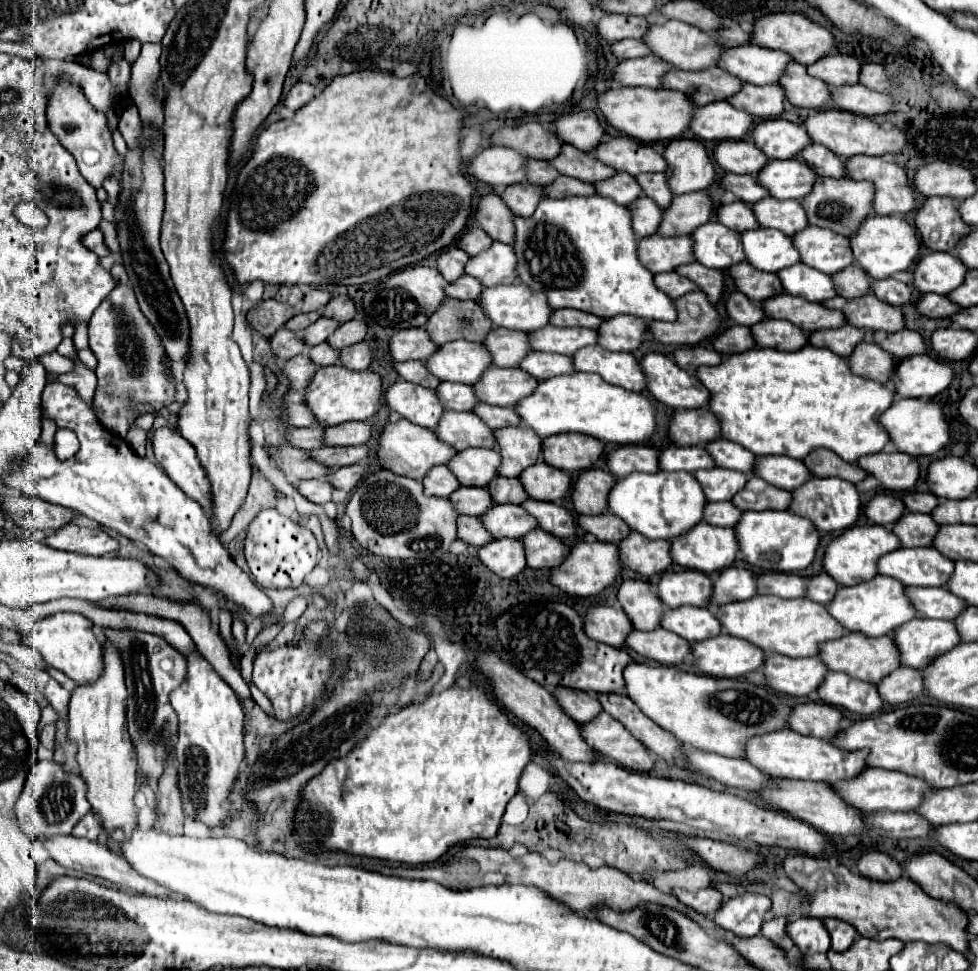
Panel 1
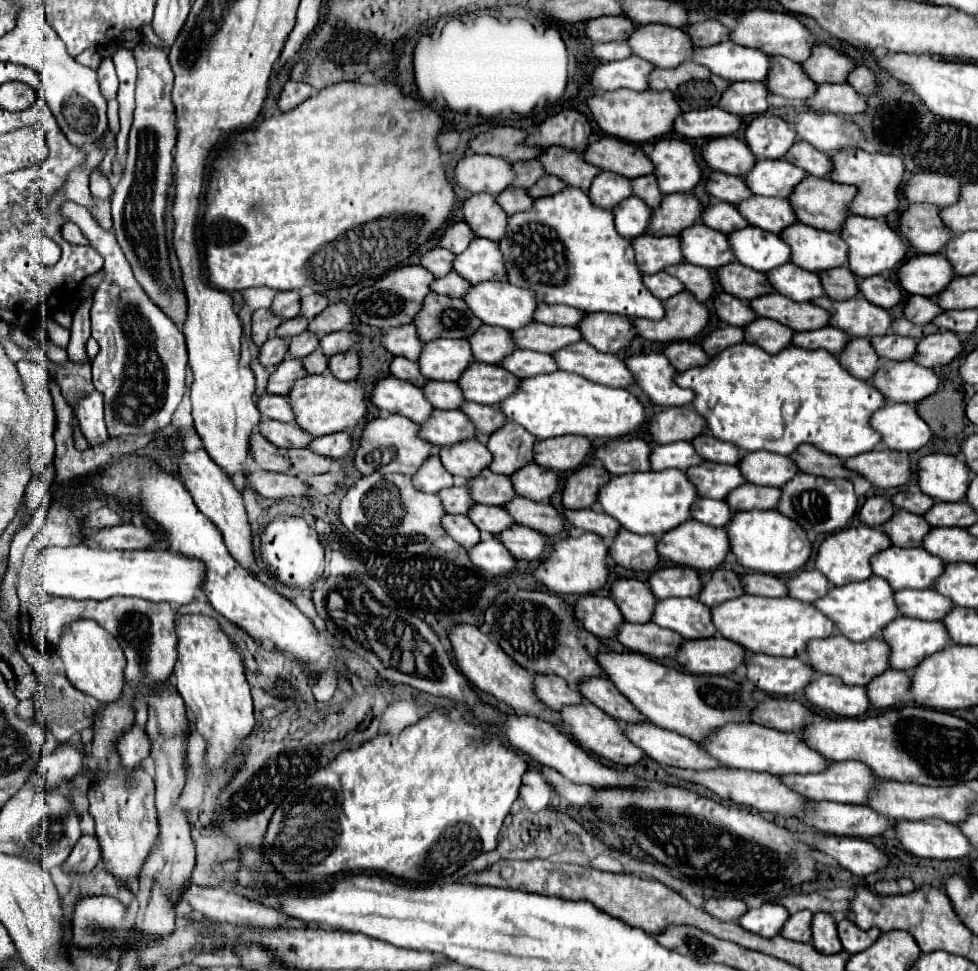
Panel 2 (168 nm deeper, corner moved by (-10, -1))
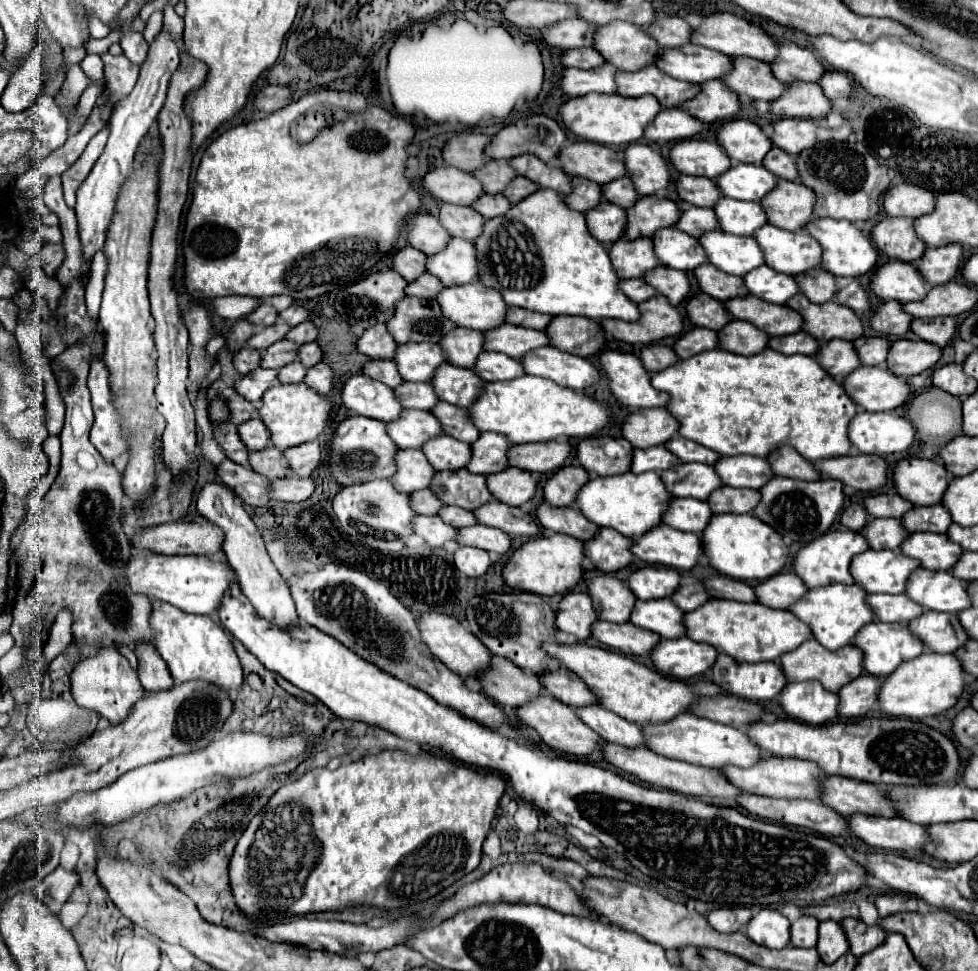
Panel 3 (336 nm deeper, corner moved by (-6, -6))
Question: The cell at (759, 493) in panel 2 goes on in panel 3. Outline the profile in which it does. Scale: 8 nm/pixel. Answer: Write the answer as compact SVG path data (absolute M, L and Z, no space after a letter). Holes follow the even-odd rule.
M723 485L723 489L715 489L707 499L713 513L751 513L759 503L761 493L755 489L735 489Z

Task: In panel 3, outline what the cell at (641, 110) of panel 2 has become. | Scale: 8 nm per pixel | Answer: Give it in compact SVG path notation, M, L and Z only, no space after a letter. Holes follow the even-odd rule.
M589 93L581 97L567 99L559 107L561 121L565 127L585 141L595 141L601 145L629 145L643 137L645 127L655 119L661 111L659 101L653 95L643 97L619 97L619 95L603 95L603 93Z

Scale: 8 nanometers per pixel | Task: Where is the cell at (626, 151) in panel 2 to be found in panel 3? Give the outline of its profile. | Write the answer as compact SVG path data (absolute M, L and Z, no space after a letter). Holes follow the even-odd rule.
M575 141L565 145L559 151L559 163L571 177L587 177L599 185L625 175L625 163L617 159L617 153L591 141Z

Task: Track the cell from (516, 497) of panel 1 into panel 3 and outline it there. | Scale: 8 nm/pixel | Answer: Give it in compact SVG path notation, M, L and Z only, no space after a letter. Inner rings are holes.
M459 469L455 473L435 473L429 485L431 491L445 503L457 505L463 509L477 509L489 503L493 497L485 485L483 475L473 475L467 469Z

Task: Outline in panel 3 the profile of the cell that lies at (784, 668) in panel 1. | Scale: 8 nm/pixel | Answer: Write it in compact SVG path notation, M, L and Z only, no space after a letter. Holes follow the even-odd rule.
M725 653L717 655L711 667L711 681L725 693L747 701L767 701L779 695L787 679L779 663L739 663Z

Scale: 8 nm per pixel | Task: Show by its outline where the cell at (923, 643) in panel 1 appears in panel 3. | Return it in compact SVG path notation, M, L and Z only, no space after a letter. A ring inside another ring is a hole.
M881 621L859 629L853 645L863 651L863 669L875 677L891 675L903 661L919 657L925 647L907 625Z

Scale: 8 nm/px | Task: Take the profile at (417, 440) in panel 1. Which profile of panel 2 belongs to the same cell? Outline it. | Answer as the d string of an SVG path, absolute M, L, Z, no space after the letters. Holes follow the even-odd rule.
M391 414L387 418L375 418L371 422L367 422L365 430L363 430L363 440L361 446L355 452L355 466L357 470L367 476L373 472L379 474L389 474L389 472L399 472L399 474L407 474L413 476L419 470L419 464L423 464L423 460L427 460L427 456L431 456L431 452L439 452L439 448L427 440L423 440L419 436L419 424L407 420L405 416L399 414Z

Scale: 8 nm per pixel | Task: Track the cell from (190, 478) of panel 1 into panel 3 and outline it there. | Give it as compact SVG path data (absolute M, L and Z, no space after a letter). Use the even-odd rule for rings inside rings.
M207 483L201 489L199 497L197 497L197 511L207 521L211 521L213 525L223 527L223 531L225 531L223 551L227 555L229 565L237 571L243 595L247 595L251 605L257 609L257 613L263 619L277 625L279 629L301 625L301 619L295 613L295 603L291 599L287 583L283 581L283 577L275 569L275 565L273 565L273 561L271 561L271 557L269 557L269 553L265 549L265 543L263 543L263 537L261 537L259 529L255 527L255 523L251 521L251 517L243 509L243 505L235 503L233 491L219 485L219 483Z

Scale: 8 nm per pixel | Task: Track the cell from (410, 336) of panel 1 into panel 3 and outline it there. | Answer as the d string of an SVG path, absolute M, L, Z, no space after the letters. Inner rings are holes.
M373 325L371 329L365 329L357 339L357 349L369 359L393 359L397 343L385 325Z

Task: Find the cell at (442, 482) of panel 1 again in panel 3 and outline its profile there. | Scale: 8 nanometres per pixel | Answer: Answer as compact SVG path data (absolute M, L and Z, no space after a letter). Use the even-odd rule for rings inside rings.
M399 449L399 453L395 453L395 463L397 471L391 477L395 489L401 493L413 493L429 487L435 469L421 449Z

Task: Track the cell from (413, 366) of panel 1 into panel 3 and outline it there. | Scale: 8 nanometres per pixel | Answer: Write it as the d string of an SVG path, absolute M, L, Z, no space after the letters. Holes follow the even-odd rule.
M369 359L367 365L363 365L363 375L371 377L371 379L377 379L381 383L385 383L387 387L397 387L399 383L403 383L397 367L393 361L389 359Z

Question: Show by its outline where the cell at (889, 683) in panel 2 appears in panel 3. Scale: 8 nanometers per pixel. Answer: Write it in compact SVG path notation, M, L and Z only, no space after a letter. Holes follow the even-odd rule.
M861 675L855 681L843 685L839 695L839 717L859 717L865 715L875 703L881 679L871 675Z

